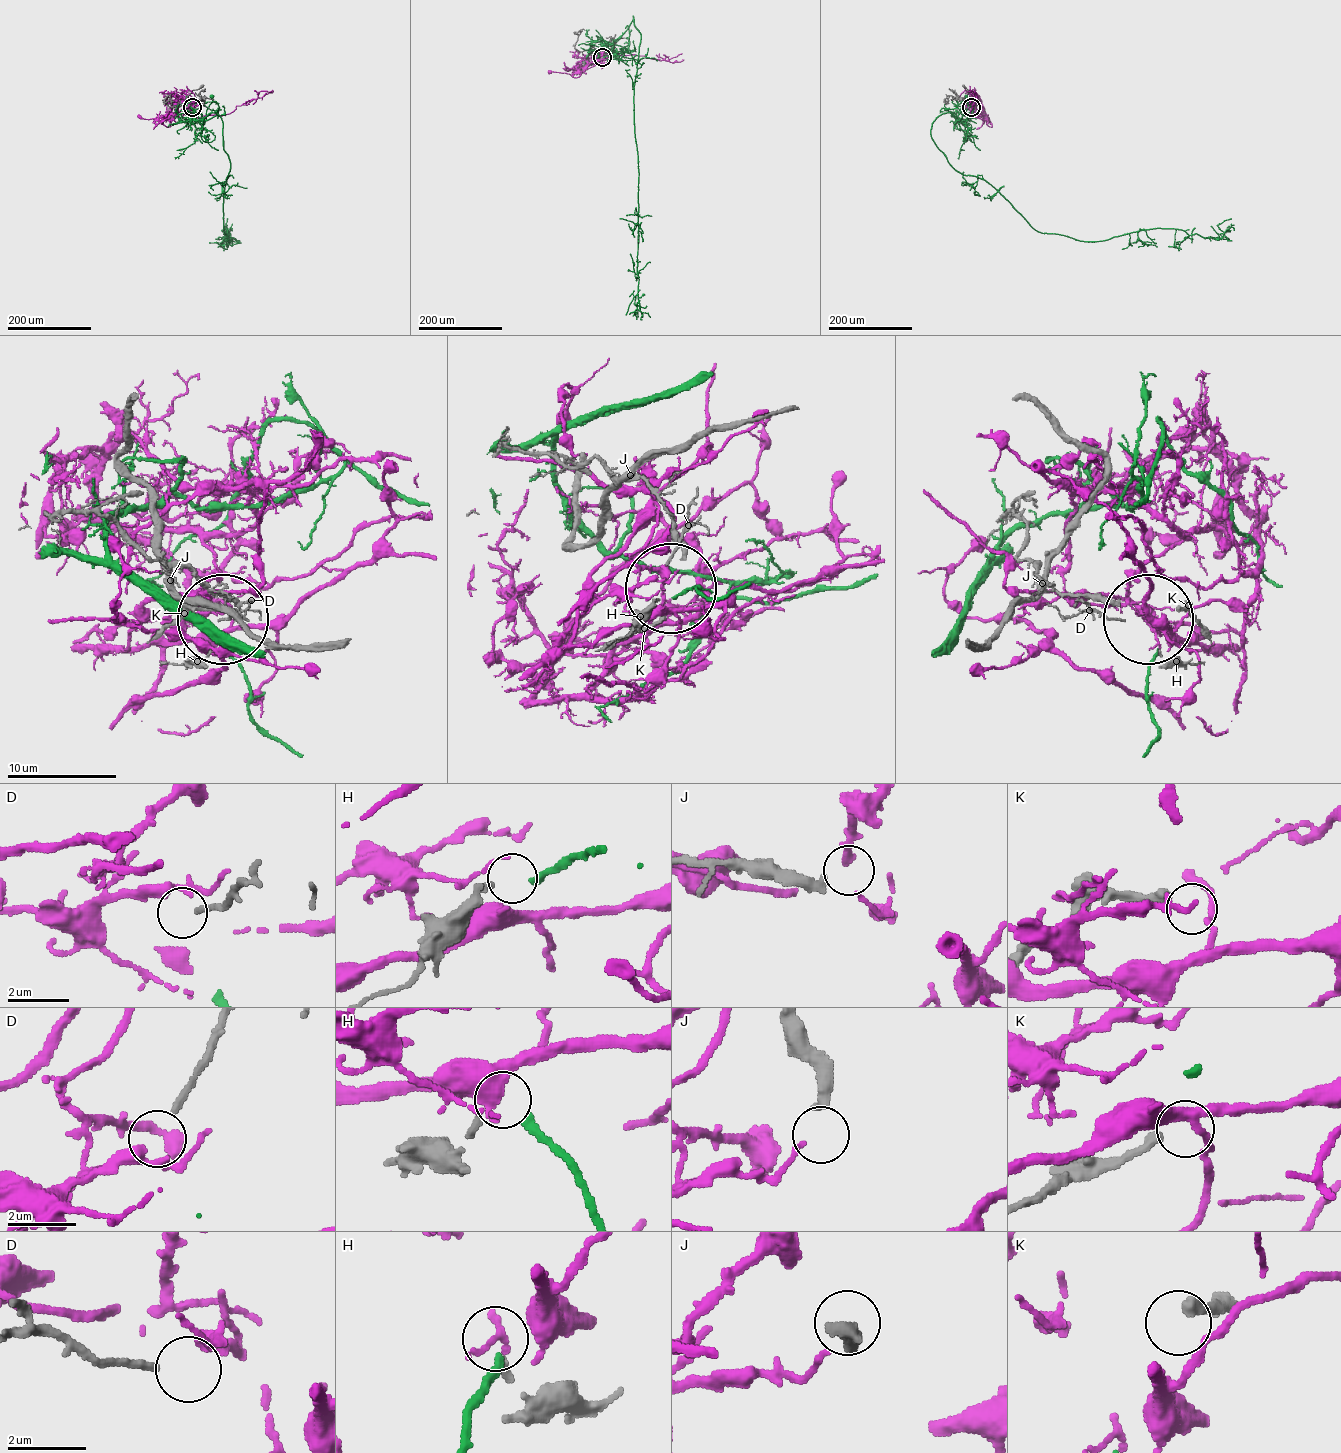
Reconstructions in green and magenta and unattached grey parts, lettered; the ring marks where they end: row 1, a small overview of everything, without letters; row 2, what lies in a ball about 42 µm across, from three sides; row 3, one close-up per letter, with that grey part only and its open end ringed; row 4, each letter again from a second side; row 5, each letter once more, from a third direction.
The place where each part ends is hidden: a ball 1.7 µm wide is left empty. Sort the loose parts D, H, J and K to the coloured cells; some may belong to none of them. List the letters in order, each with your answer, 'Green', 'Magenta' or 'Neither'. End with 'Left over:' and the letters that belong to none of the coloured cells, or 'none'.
D: Magenta
H: Neither
J: Neither
K: Neither
Left over: H, J, K

